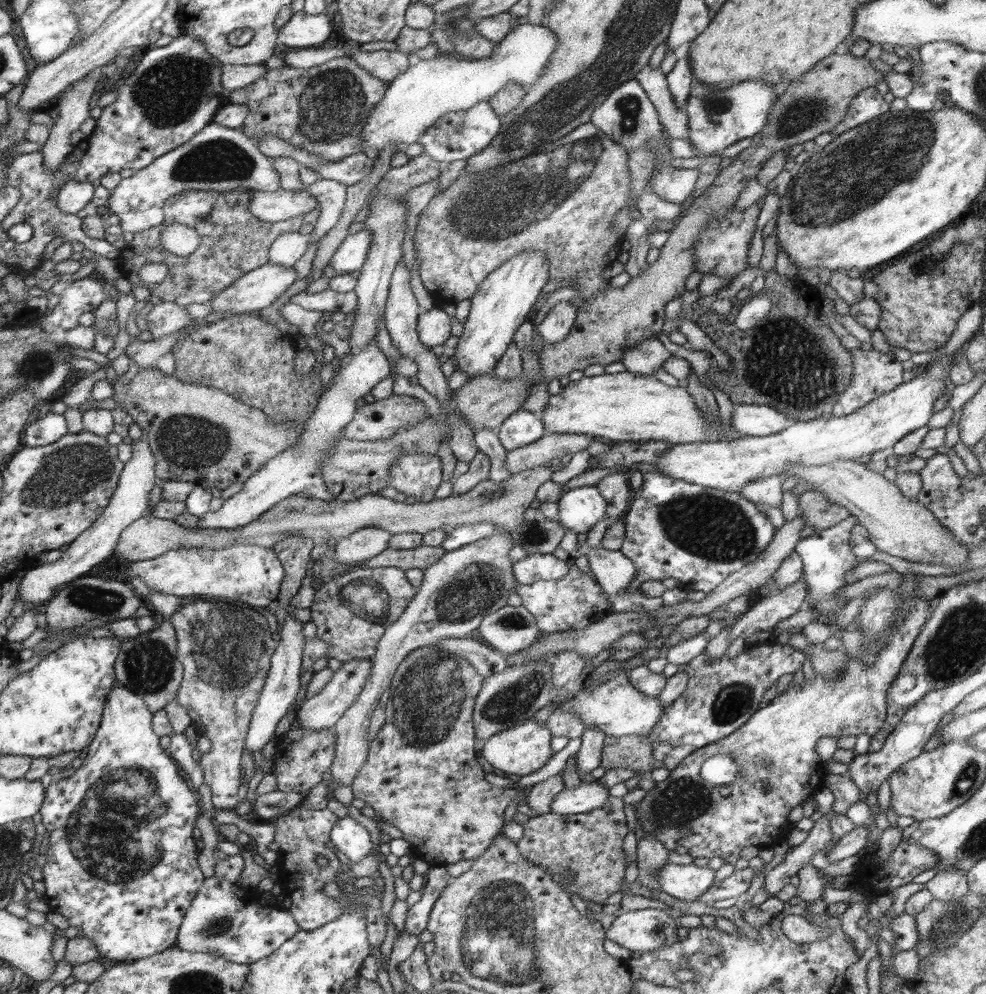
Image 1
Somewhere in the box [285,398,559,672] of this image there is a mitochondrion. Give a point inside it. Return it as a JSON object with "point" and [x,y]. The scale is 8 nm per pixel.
{"point":[470,592]}

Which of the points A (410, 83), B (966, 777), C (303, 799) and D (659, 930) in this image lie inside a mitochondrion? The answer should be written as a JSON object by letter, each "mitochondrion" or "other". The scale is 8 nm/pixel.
{"A":"other","B":"mitochondrion","C":"other","D":"other"}

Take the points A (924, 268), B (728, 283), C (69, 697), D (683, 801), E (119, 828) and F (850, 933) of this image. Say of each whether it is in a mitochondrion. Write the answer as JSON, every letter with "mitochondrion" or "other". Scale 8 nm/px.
{"A":"mitochondrion","B":"other","C":"other","D":"mitochondrion","E":"mitochondrion","F":"other"}

